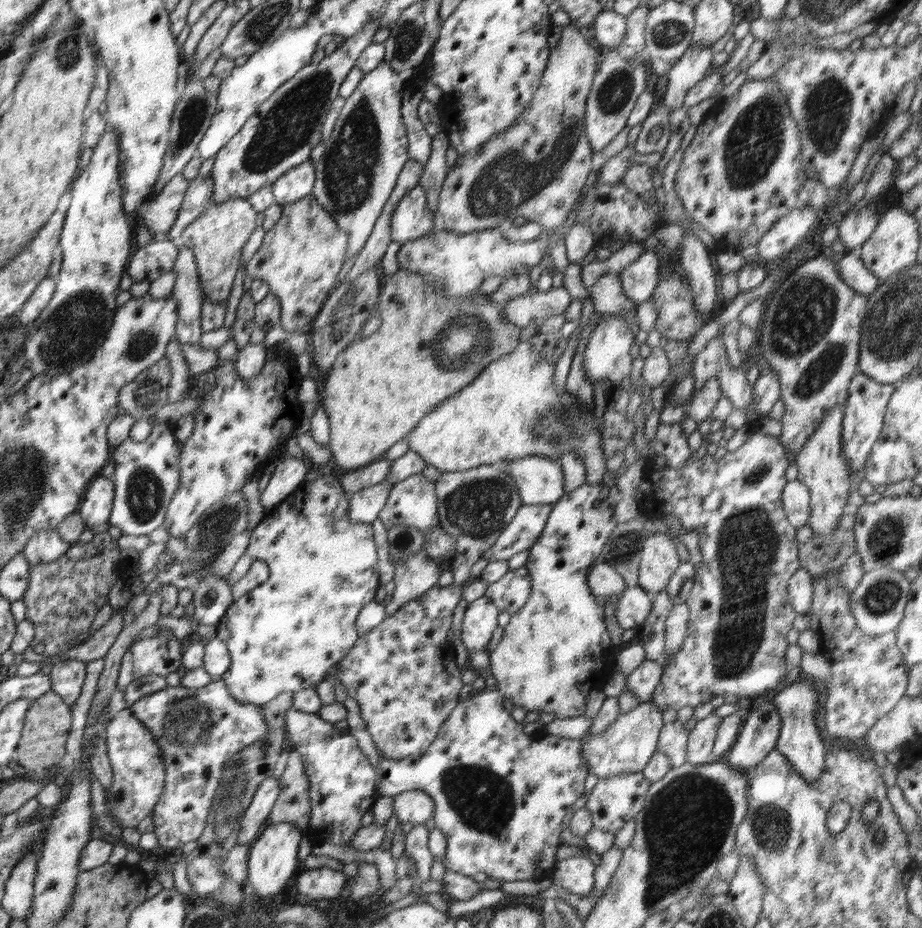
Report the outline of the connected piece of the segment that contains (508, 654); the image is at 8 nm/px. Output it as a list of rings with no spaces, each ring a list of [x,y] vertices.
[[[584,483],[577,486],[570,494],[564,494],[555,504],[552,505],[552,510],[548,516],[548,521],[546,522],[544,531],[542,535],[538,538],[538,542],[534,544],[530,550],[530,556],[526,560],[524,567],[528,570],[528,575],[530,581],[532,581],[532,592],[530,592],[530,598],[528,602],[524,604],[518,610],[511,615],[509,624],[503,630],[503,635],[501,641],[496,645],[496,648],[490,653],[490,672],[492,676],[496,678],[496,686],[498,686],[498,692],[502,693],[504,700],[510,700],[513,706],[521,706],[527,712],[532,712],[532,710],[541,710],[546,712],[546,714],[555,714],[558,719],[566,718],[576,718],[584,713],[586,700],[588,700],[588,694],[592,690],[603,690],[606,684],[607,678],[610,677],[614,671],[614,660],[616,656],[610,654],[609,646],[612,644],[610,635],[608,635],[608,628],[606,627],[605,613],[602,606],[596,603],[595,597],[590,592],[588,584],[586,584],[586,578],[588,578],[588,571],[592,567],[592,563],[596,559],[602,557],[602,551],[608,542],[608,538],[611,536],[612,532],[617,527],[617,521],[614,517],[613,509],[608,503],[608,493],[610,487],[604,484],[588,484]]]

